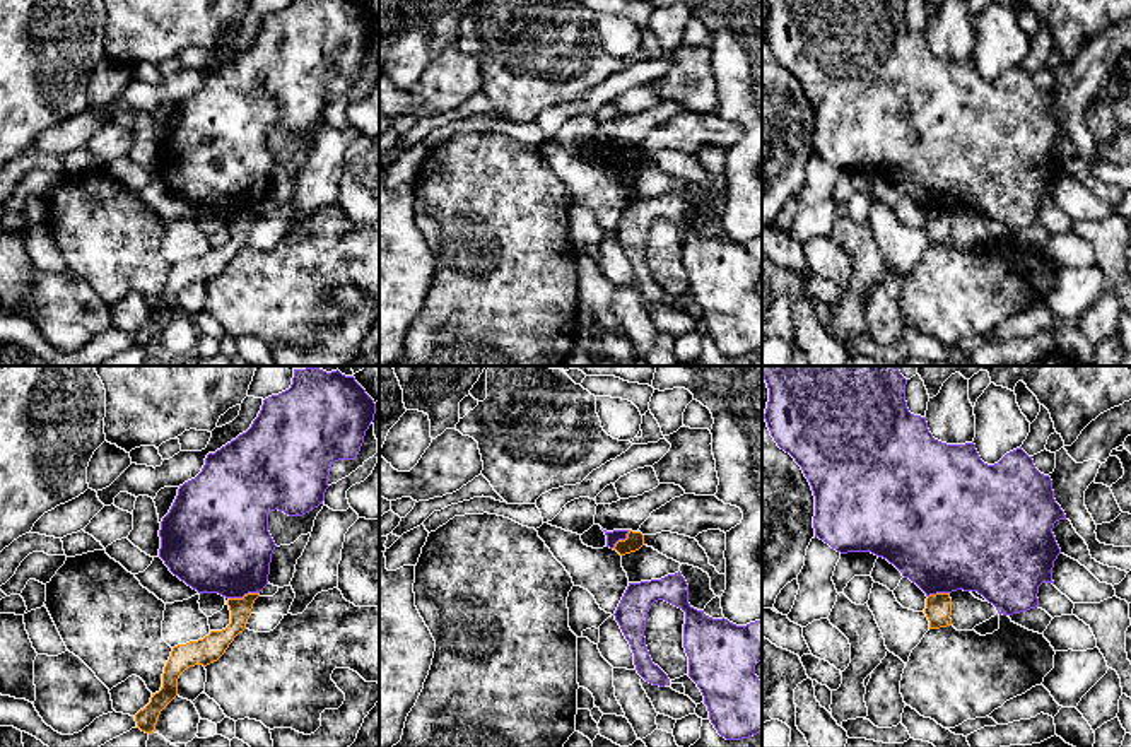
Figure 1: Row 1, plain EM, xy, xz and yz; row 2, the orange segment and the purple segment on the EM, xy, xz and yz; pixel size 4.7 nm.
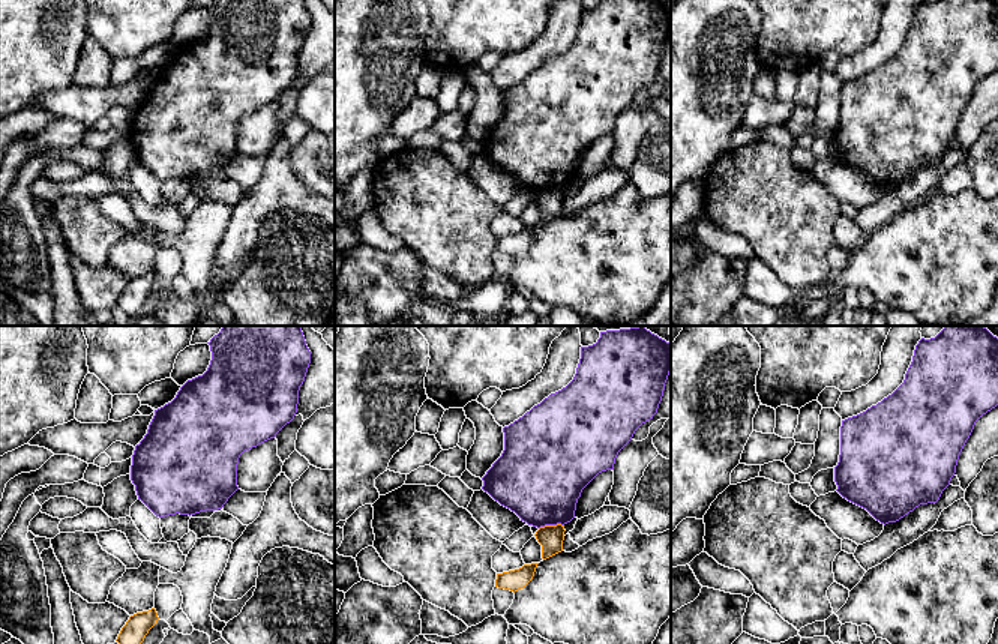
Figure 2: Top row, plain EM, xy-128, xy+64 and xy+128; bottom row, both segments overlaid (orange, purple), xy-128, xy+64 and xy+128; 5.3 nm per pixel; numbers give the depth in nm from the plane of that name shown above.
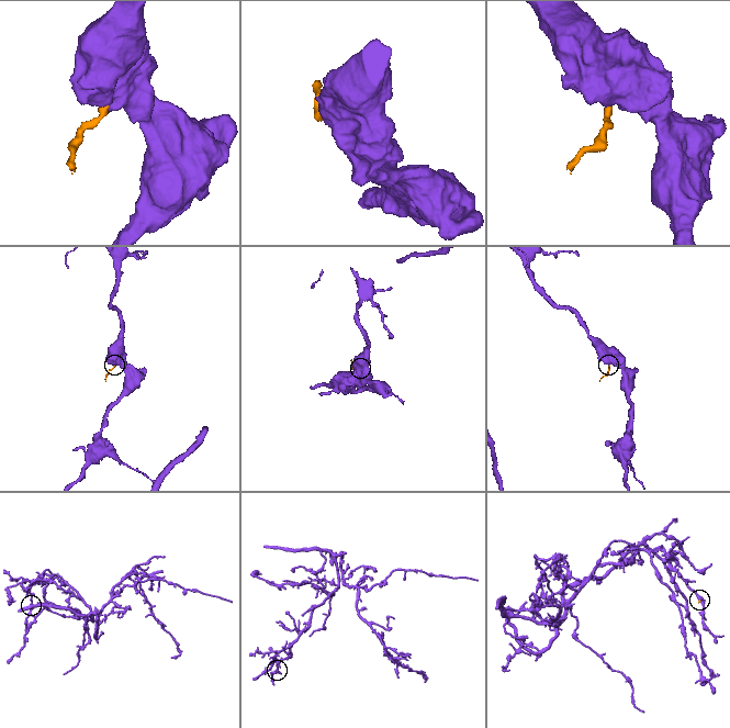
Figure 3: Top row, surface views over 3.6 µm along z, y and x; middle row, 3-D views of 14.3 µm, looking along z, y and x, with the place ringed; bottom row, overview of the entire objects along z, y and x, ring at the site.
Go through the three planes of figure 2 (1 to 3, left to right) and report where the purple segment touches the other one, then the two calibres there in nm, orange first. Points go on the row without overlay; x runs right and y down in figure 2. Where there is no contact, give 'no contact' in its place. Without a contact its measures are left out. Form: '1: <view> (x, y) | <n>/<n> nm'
1: no contact
2: xy+64 (551, 189) | 130/440 nm
3: no contact

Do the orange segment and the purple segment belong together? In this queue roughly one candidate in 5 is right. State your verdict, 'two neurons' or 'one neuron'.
two neurons

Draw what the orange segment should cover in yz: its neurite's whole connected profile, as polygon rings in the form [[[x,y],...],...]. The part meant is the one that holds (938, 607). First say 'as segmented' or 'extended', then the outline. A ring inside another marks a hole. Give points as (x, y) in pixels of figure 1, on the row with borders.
as segmented; [[[936,593],[926,598],[924,614],[929,621],[929,629],[952,626],[952,598],[950,593]]]

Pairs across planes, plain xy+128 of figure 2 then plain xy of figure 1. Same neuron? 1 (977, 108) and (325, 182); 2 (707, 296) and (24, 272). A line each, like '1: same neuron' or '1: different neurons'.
1: same neuron
2: different neurons

